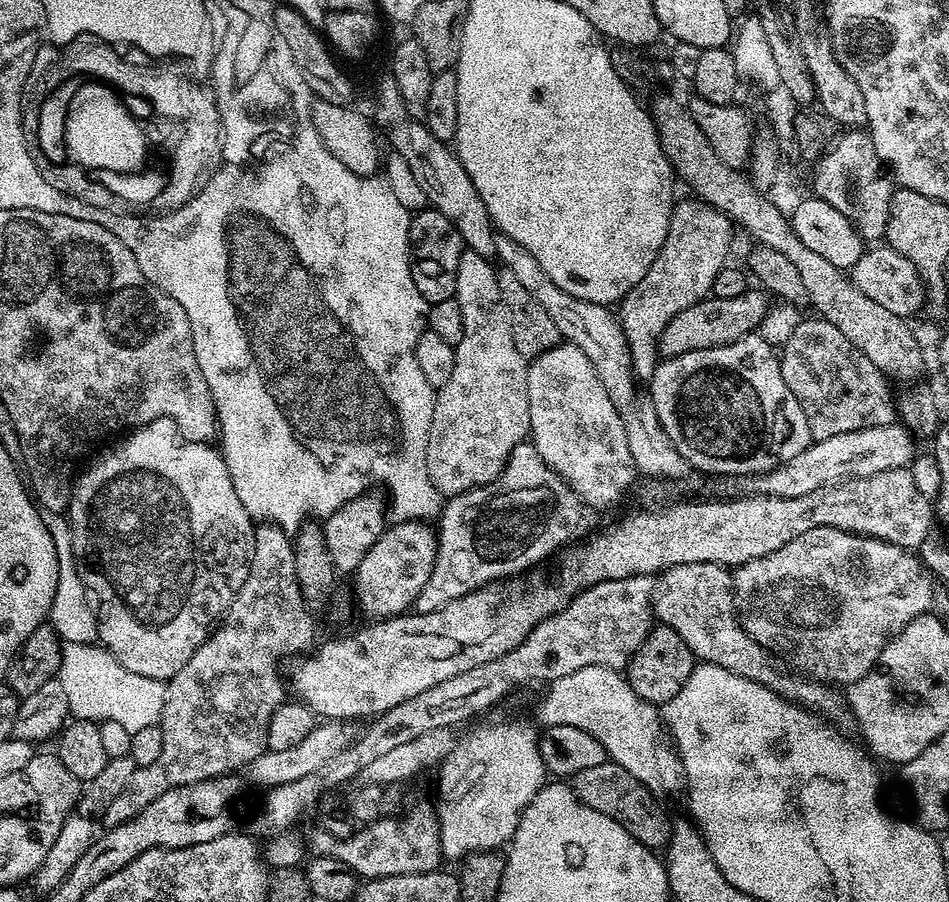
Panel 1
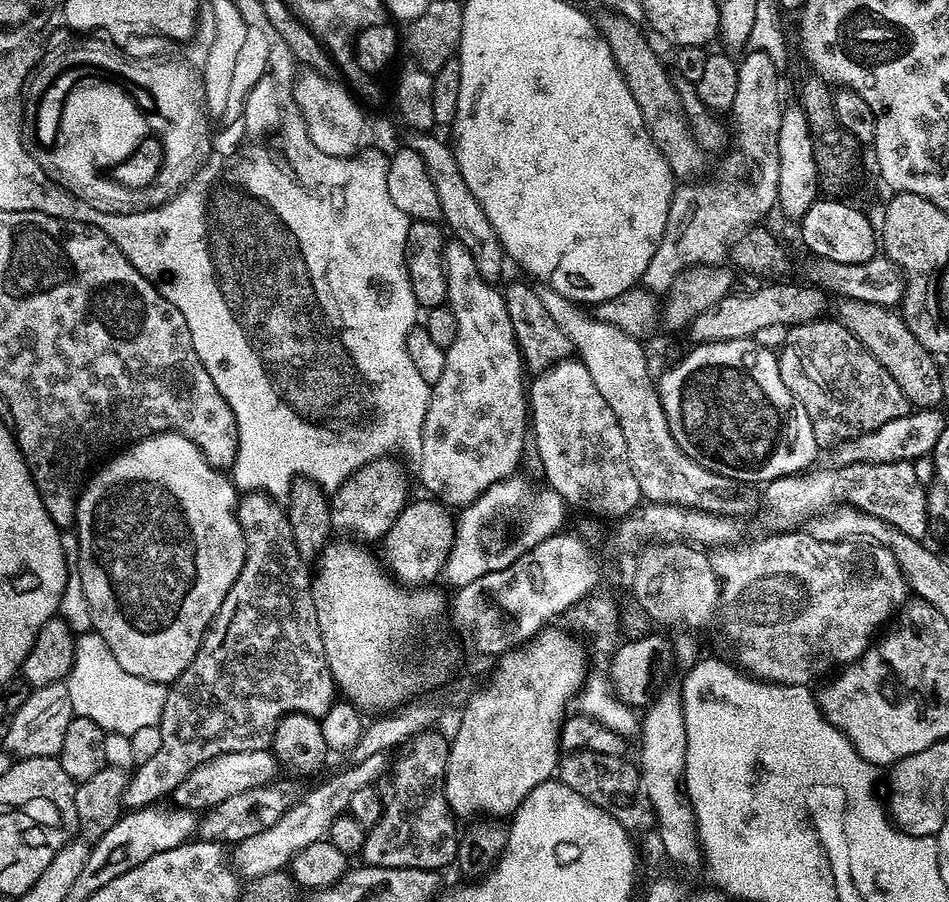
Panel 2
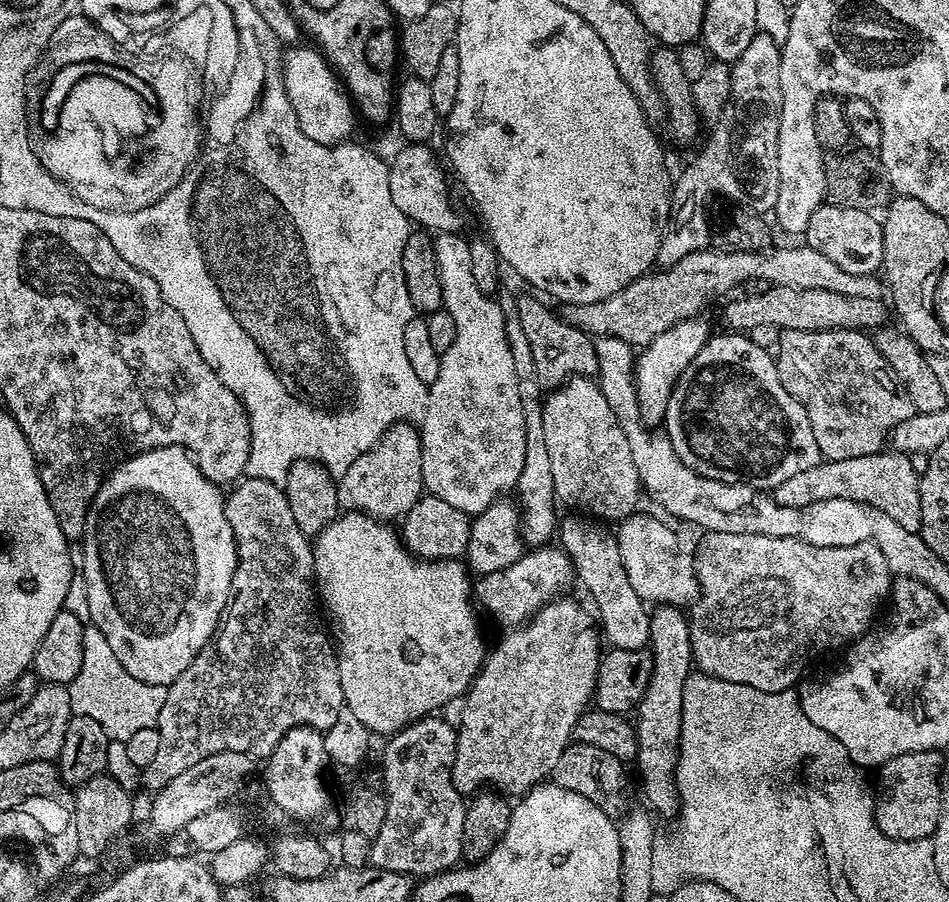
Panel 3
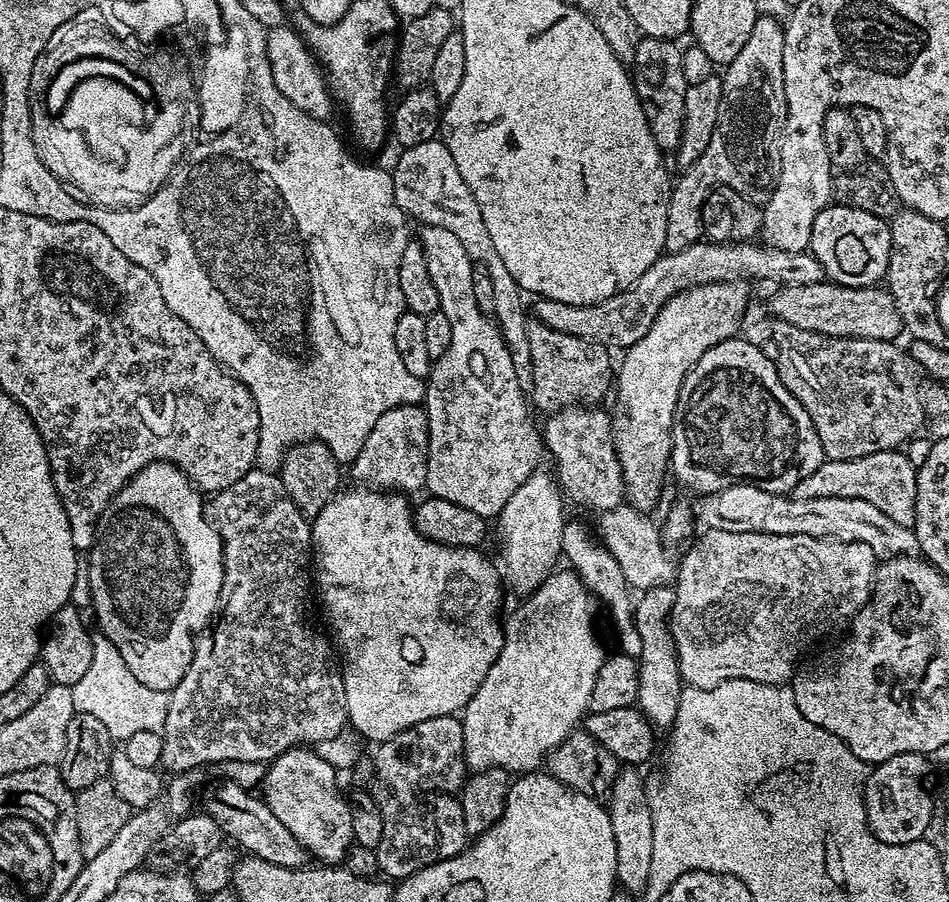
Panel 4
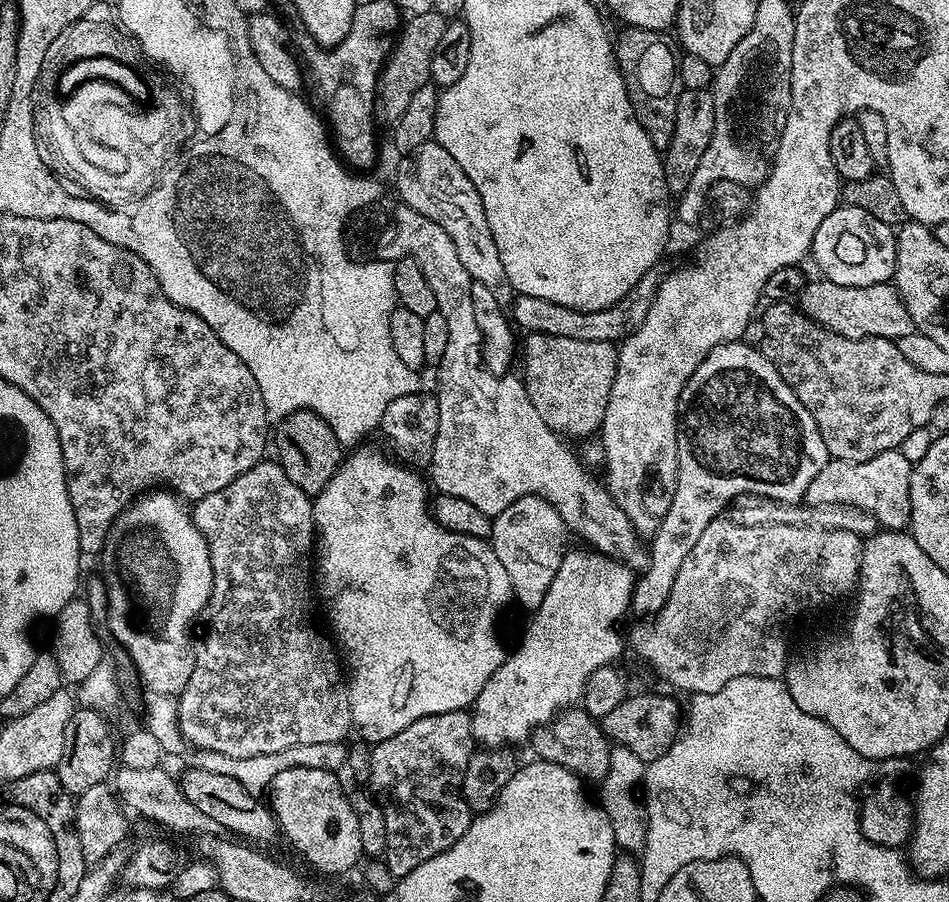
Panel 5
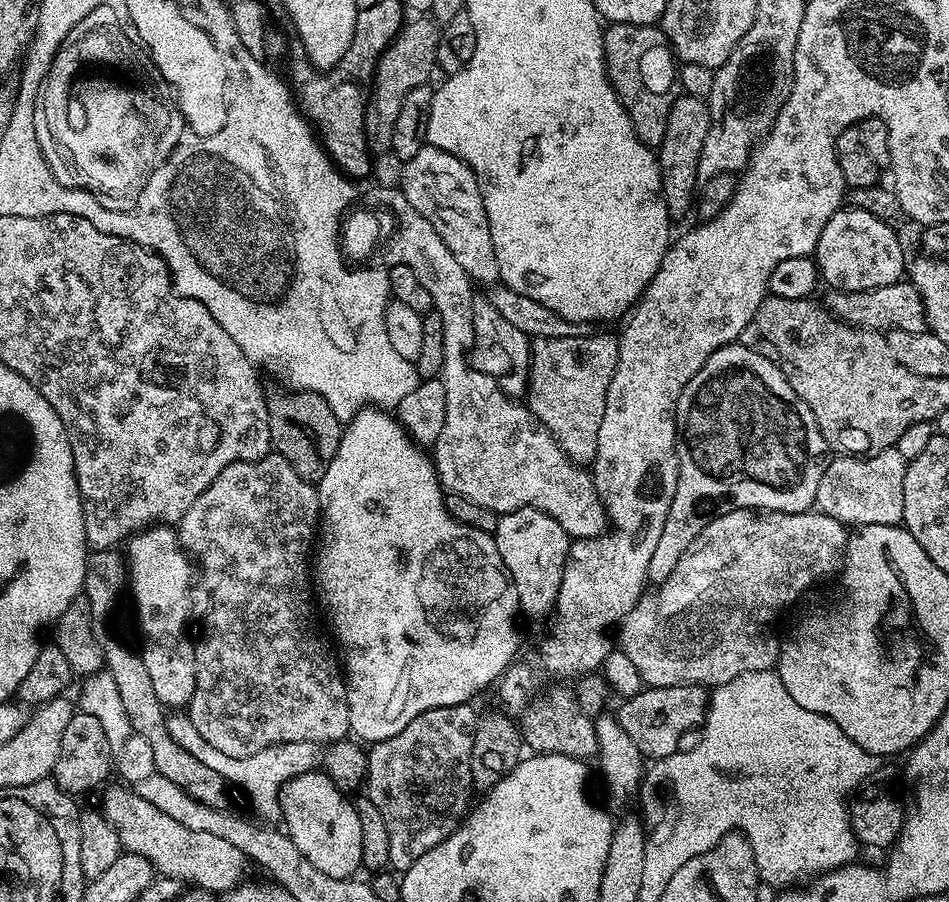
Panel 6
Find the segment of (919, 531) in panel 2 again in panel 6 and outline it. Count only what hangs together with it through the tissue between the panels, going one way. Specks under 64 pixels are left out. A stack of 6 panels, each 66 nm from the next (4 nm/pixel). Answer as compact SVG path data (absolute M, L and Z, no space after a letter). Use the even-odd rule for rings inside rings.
M887 448L873 456L837 455L829 459L822 482L818 482L815 511L846 526L900 524L904 518L902 486L907 469L908 461L895 448Z

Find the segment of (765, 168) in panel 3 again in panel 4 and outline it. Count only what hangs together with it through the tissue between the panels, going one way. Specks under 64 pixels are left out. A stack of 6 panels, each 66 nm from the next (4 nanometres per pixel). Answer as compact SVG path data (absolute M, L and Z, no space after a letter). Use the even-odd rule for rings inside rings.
M757 15L754 30L746 46L738 53L738 58L730 62L722 72L722 103L718 105L718 126L710 137L710 146L694 162L694 166L683 169L684 176L672 185L666 214L665 249L669 252L682 250L688 244L701 239L700 211L704 209L704 199L714 188L733 188L750 202L761 206L767 204L780 177L780 146L784 143L784 127L788 117L786 106L786 74L782 74L782 50L784 49L784 24L775 16Z

